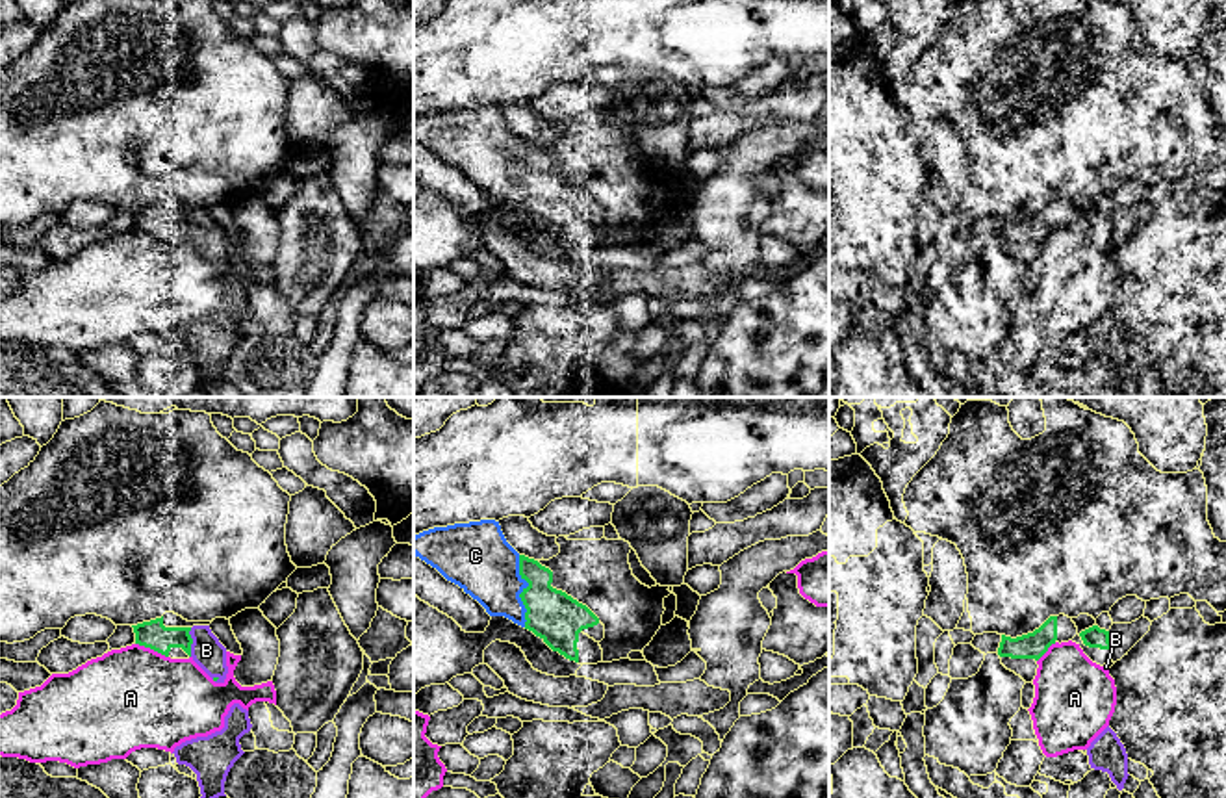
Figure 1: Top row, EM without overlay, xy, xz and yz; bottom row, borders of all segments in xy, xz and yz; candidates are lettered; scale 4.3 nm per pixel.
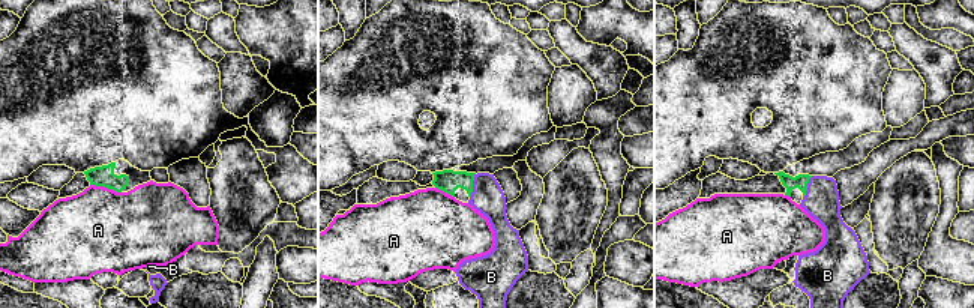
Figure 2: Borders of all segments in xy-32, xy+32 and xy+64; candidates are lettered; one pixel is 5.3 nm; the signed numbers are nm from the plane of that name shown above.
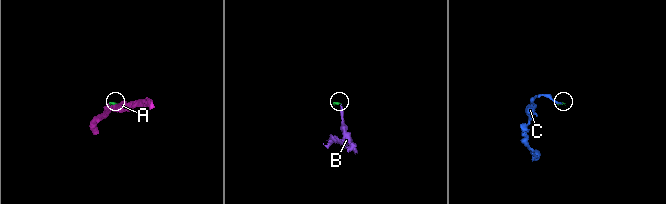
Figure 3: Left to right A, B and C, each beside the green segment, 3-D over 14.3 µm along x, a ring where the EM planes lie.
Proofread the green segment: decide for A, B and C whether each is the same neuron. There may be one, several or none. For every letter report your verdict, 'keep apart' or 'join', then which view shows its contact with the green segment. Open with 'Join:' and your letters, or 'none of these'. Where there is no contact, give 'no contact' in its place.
Join: B, C
A: keep apart; contact in xy
B: join; contact in xy
C: join; contact in xz

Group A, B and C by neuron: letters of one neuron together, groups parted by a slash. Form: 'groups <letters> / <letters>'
groups A / B C

